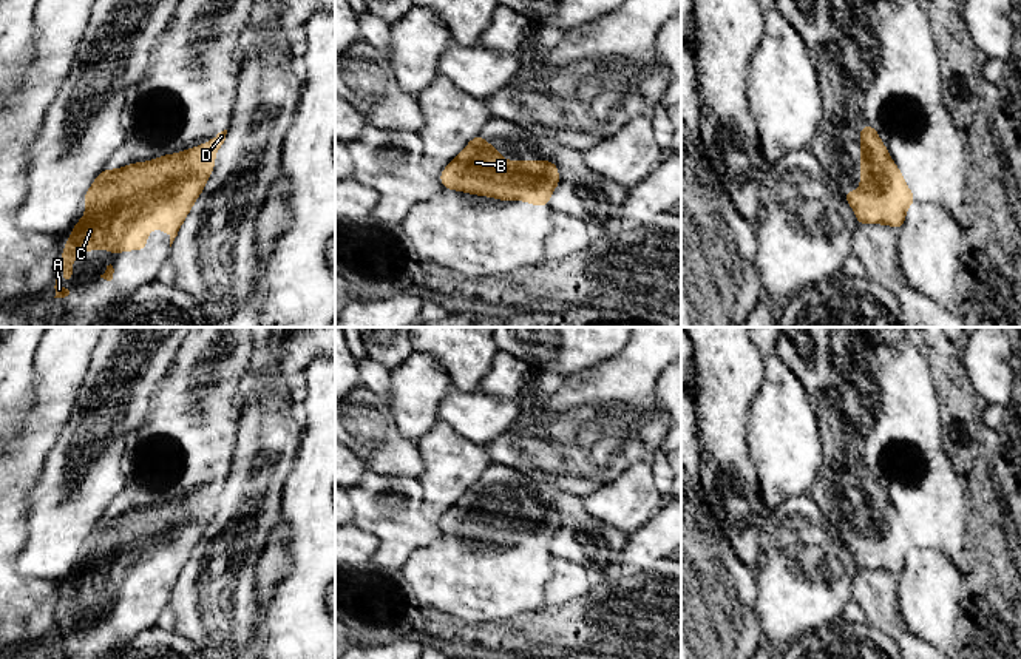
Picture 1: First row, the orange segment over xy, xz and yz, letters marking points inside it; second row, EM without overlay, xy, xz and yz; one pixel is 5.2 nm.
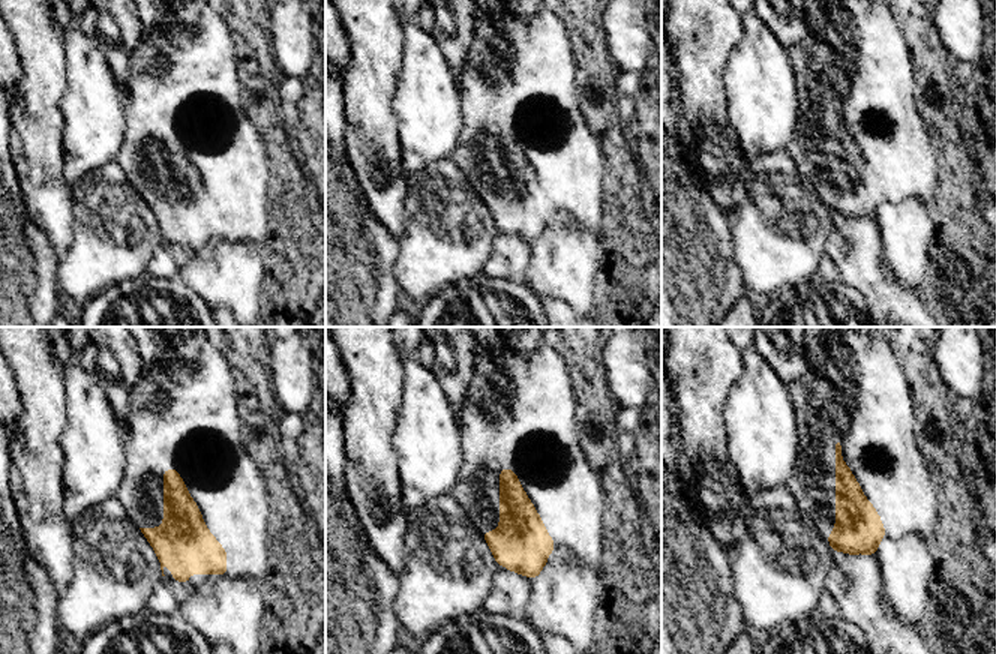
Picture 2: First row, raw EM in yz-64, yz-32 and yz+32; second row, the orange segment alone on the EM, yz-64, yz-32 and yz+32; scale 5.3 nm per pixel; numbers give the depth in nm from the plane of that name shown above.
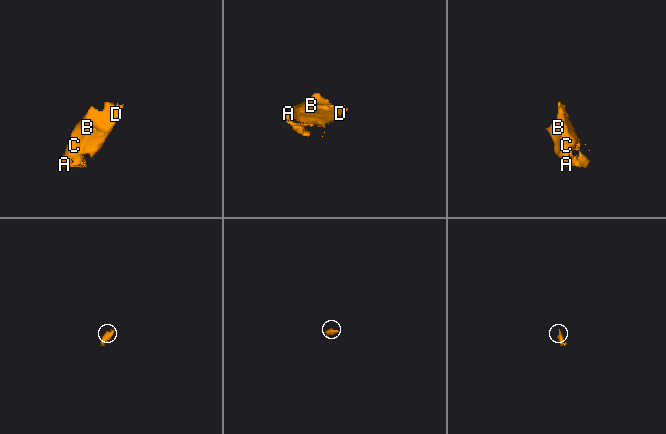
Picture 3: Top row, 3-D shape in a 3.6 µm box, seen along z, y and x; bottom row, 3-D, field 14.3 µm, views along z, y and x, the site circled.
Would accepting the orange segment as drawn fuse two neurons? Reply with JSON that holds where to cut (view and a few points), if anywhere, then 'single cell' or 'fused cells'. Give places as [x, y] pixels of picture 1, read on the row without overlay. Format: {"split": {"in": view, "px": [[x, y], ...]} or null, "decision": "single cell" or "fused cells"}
{"split": null, "decision": "single cell"}

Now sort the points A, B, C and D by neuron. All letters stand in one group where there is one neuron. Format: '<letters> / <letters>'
A B C D

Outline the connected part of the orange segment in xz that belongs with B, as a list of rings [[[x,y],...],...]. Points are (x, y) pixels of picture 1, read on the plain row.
[[[477,480],[446,511],[439,526],[445,536],[459,536],[500,546],[524,546],[548,553],[553,536],[561,529],[553,506],[504,506],[494,491]]]

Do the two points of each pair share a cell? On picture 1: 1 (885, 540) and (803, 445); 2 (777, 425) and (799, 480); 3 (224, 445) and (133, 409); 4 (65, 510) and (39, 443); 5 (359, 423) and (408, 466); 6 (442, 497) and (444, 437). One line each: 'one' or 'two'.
1: two
2: one
3: two
4: two
5: one
6: one

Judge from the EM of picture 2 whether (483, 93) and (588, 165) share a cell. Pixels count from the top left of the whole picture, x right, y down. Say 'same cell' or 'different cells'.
same cell

